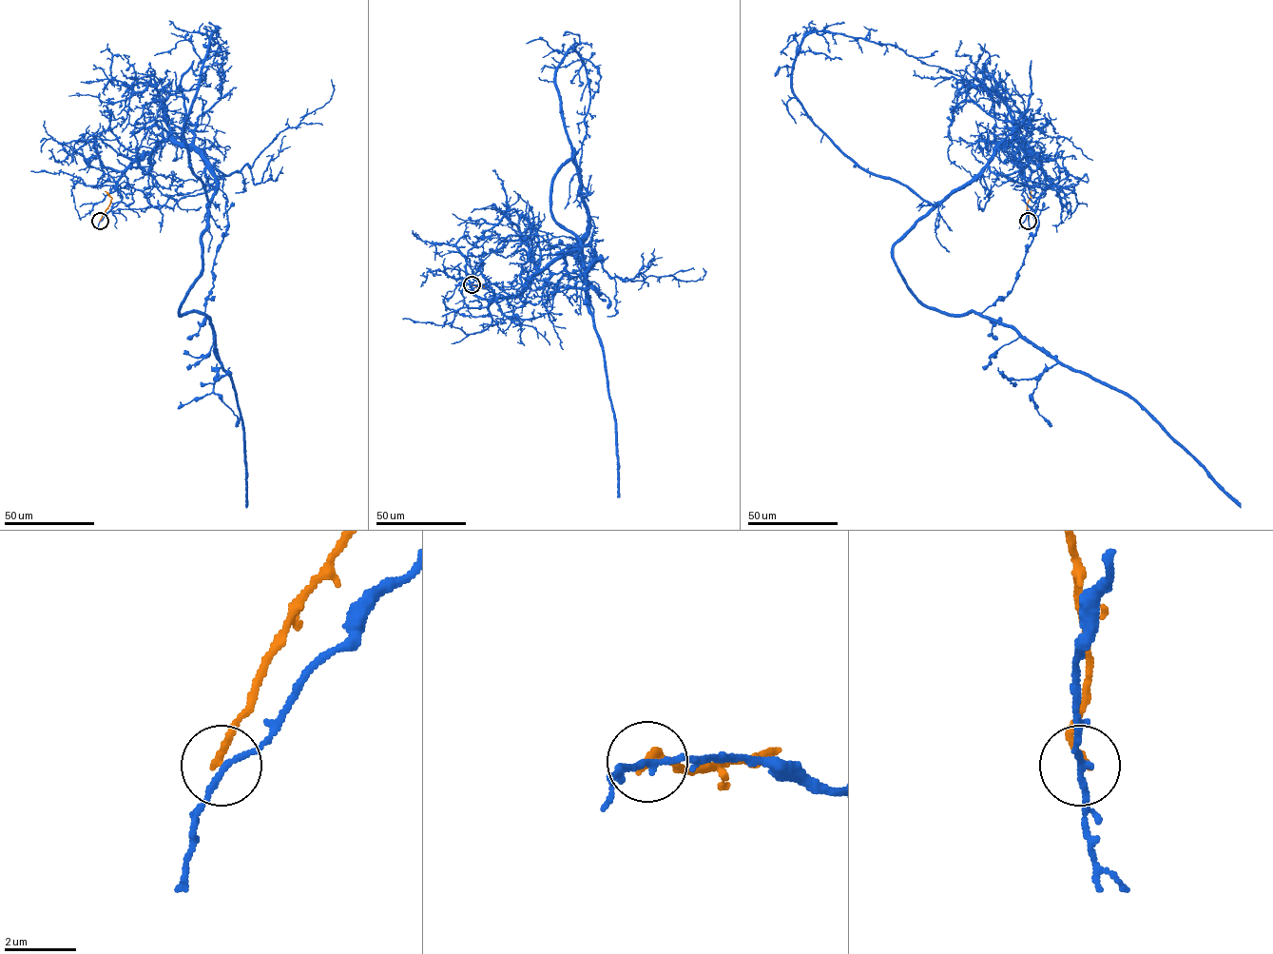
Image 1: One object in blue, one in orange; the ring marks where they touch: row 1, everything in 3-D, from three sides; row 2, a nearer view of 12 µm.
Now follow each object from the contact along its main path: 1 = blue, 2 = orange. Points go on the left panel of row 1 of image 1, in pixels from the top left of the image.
1: (100, 222), (122, 174), (164, 141), (215, 177), (179, 314), (209, 320), (231, 377), (246, 507)
2: (100, 222), (111, 198), (105, 191)

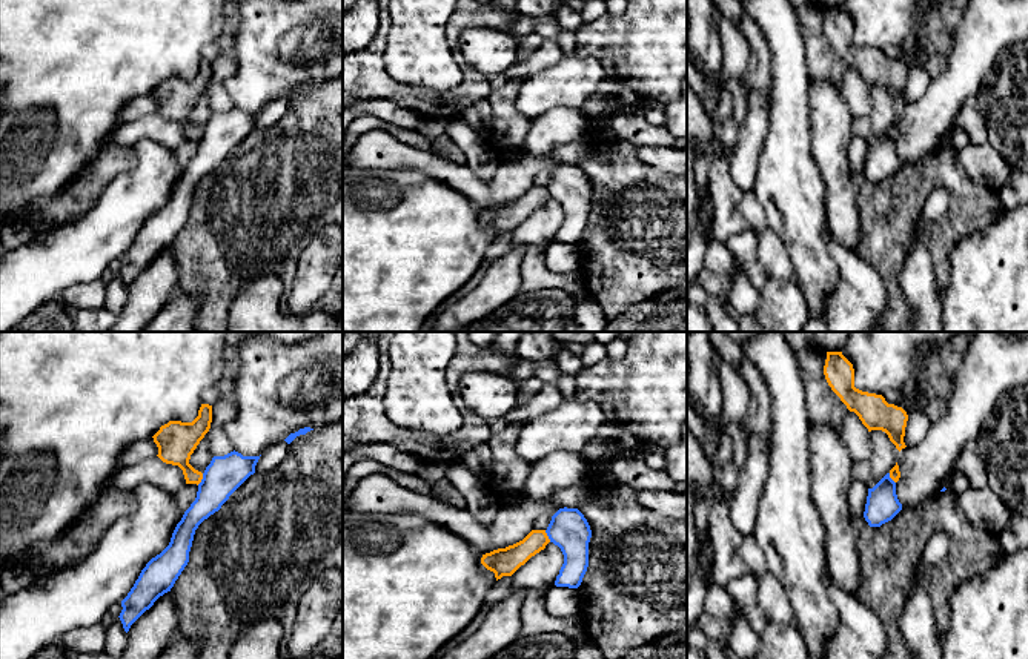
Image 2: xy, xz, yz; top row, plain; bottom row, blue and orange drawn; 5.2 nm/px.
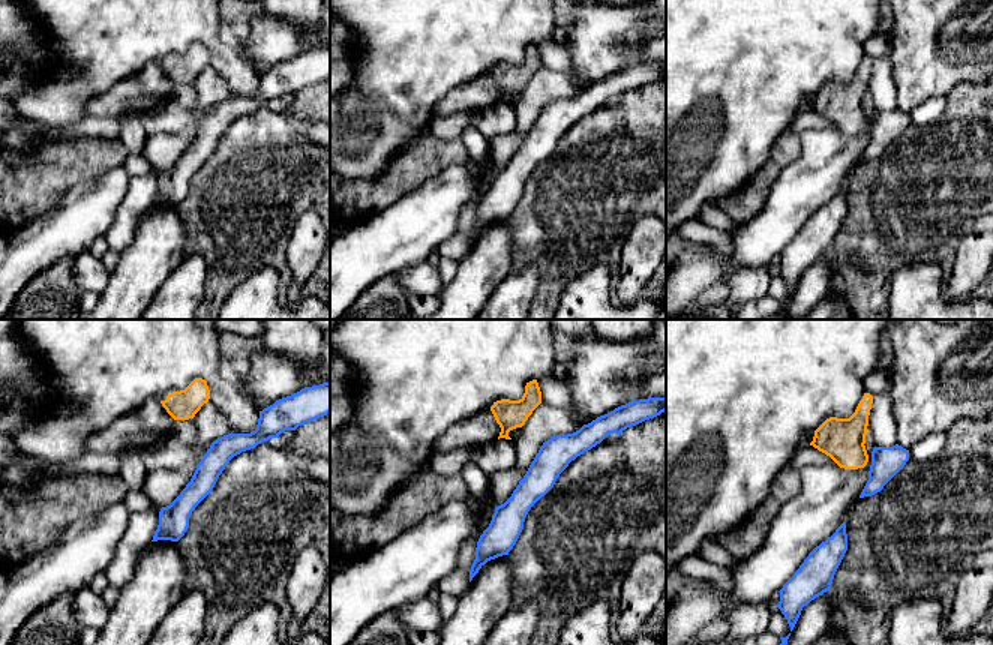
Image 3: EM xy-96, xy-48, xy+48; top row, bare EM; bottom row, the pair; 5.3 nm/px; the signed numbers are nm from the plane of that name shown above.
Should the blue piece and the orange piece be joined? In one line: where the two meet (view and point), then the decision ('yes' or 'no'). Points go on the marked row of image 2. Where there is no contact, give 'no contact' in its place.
contact xy (202, 480); no

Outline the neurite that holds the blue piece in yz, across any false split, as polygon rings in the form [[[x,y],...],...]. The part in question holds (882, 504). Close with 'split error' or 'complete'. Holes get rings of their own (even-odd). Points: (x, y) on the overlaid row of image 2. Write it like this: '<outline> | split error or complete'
[[[887,473],[873,488],[868,488],[864,518],[870,527],[880,527],[902,510],[896,495],[896,482]]] | complete

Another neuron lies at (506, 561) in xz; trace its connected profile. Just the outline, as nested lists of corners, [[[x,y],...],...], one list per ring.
[[[532,530],[522,541],[482,555],[481,564],[495,573],[496,581],[512,576],[532,556],[546,548],[550,542],[546,530]]]

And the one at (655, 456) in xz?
[[[650,445],[642,452],[642,456],[648,467],[652,467],[655,470],[665,469],[665,449]]]

